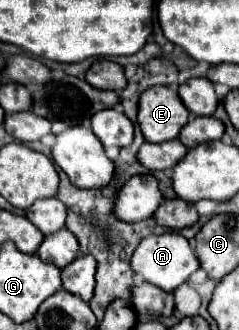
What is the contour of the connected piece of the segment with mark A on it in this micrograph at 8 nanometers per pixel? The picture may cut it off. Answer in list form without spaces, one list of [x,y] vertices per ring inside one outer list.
[[[165,232],[159,236],[147,236],[137,246],[135,254],[131,256],[131,266],[137,276],[141,276],[145,282],[151,282],[167,292],[175,292],[183,282],[189,280],[189,276],[199,268],[199,260],[195,250],[189,246],[187,238],[177,232]]]

